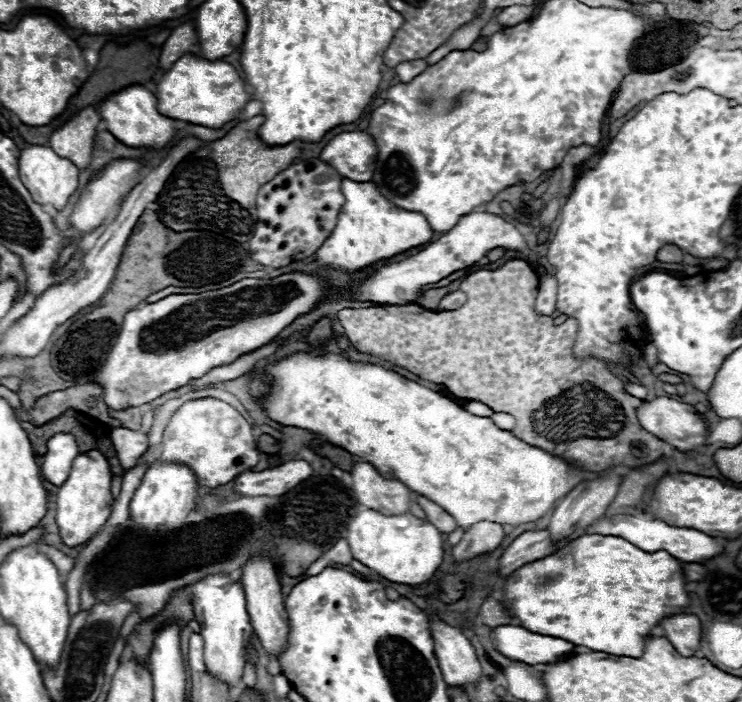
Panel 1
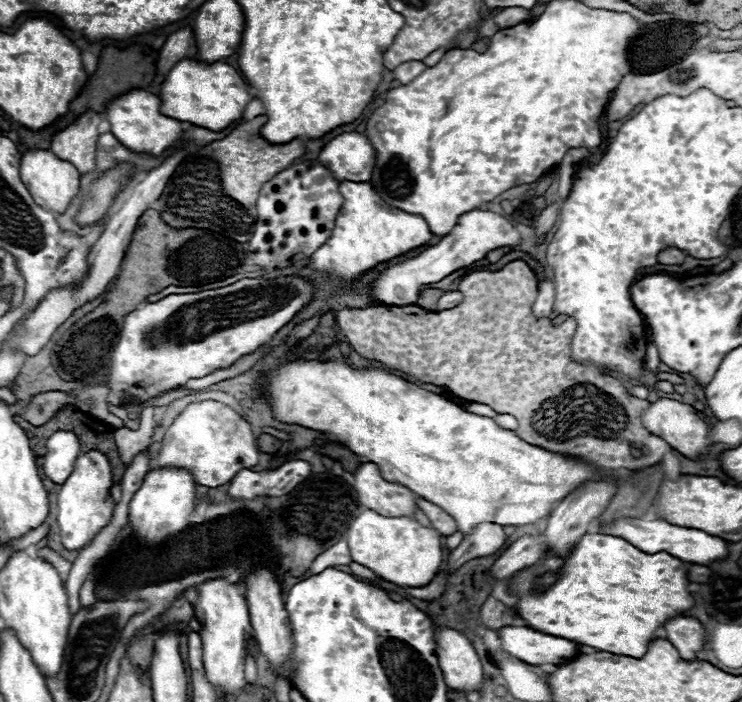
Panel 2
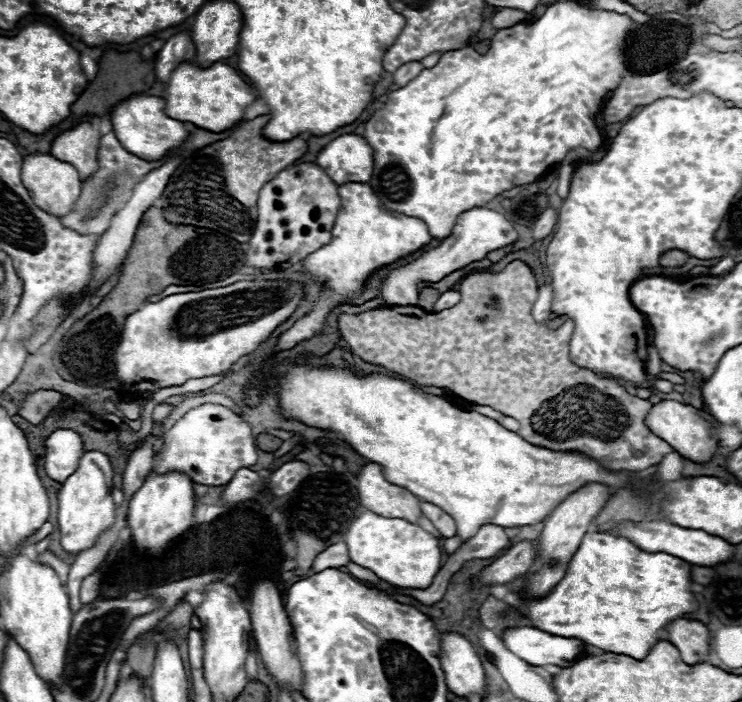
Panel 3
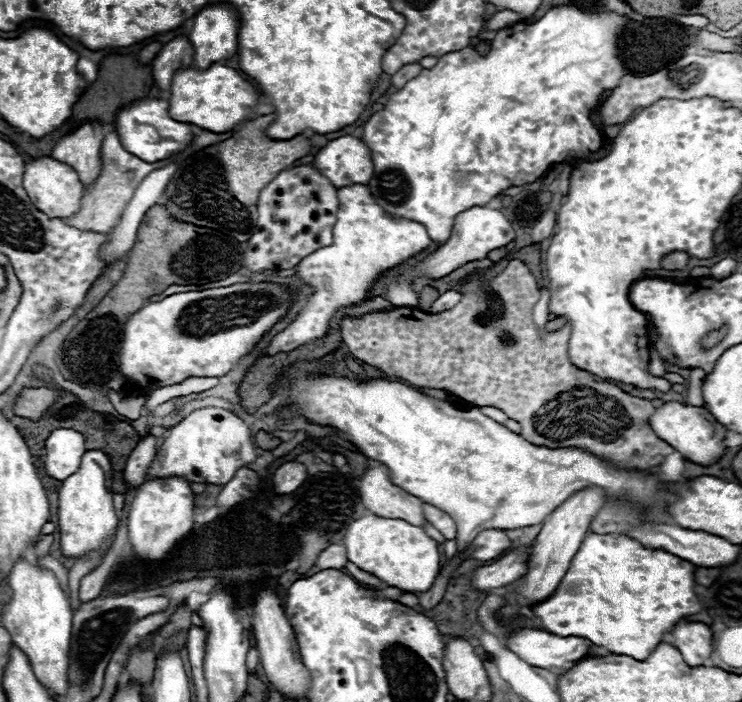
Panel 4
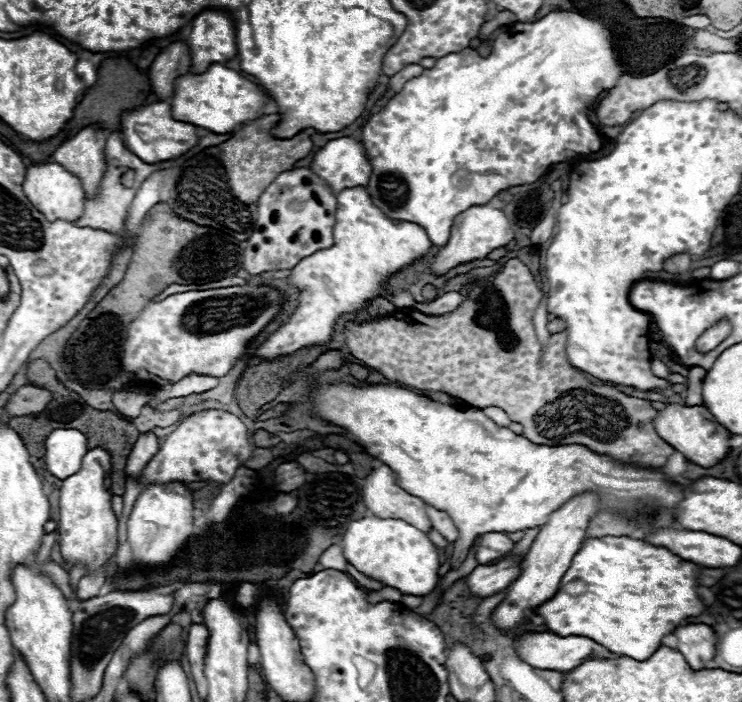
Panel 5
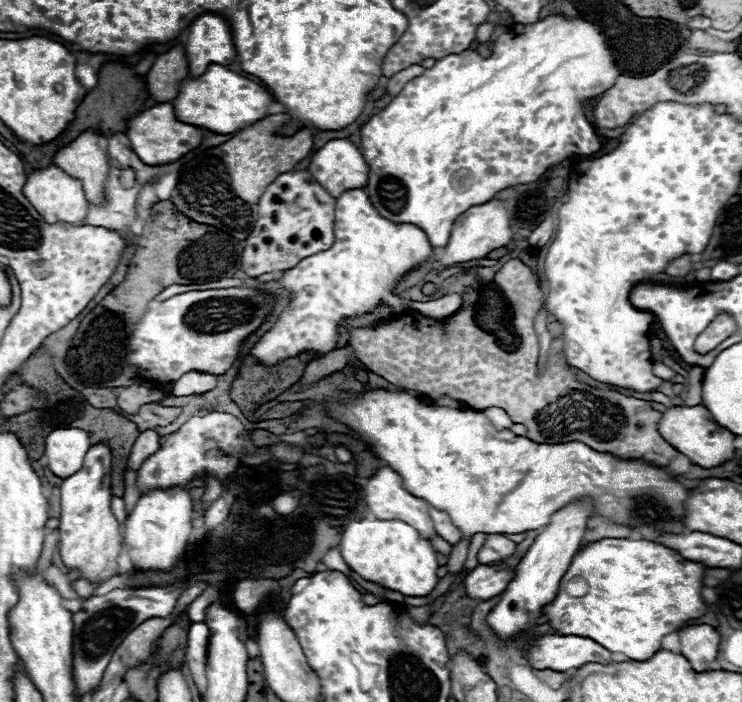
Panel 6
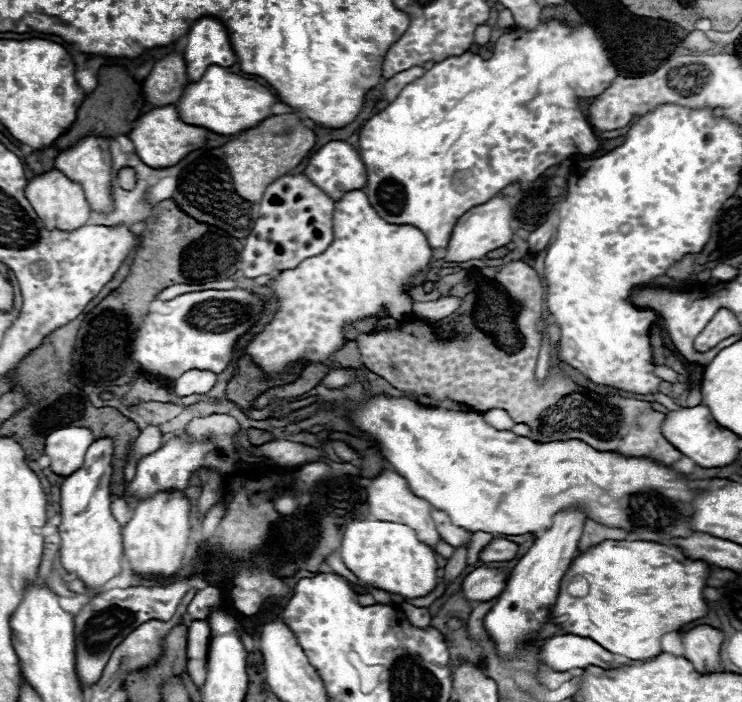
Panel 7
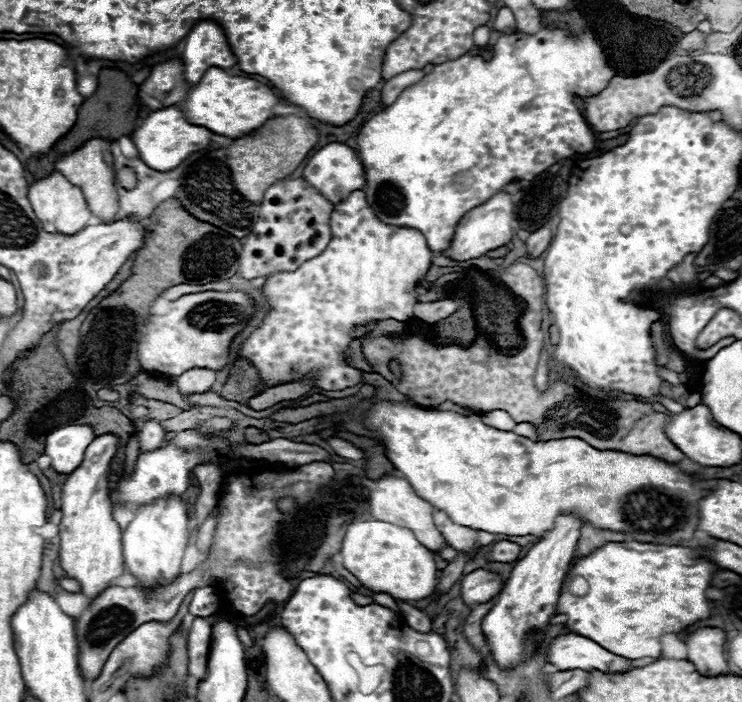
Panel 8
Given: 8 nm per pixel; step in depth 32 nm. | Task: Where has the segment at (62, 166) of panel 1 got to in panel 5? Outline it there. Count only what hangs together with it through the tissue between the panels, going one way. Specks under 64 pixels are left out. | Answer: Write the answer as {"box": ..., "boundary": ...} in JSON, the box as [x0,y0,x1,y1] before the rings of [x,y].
{"box":[24,162,84,222],"boundary":[[[38,162],[38,164],[30,164],[26,168],[26,176],[24,176],[24,194],[28,194],[28,200],[36,206],[36,210],[40,210],[50,222],[52,220],[76,220],[82,210],[84,210],[84,188],[78,180],[78,176],[74,176],[72,172],[68,172],[62,164],[58,162]]]}

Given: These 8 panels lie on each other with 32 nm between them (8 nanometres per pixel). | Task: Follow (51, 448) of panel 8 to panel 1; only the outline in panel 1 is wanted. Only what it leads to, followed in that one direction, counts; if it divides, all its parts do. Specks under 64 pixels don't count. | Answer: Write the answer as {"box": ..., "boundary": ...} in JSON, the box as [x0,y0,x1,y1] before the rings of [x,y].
{"box":[40,434,80,486],"boundary":[[[54,434],[48,440],[48,452],[44,454],[44,462],[40,466],[42,476],[56,486],[64,484],[72,468],[72,458],[76,458],[76,454],[80,452],[72,434]]]}

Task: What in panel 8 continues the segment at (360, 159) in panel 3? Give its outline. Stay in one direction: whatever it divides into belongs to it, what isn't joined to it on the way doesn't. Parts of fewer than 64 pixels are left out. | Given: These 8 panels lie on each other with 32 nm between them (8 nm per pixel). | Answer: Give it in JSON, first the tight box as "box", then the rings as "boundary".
{"box":[302,142,366,204],"boundary":[[[330,142],[320,148],[308,160],[302,176],[332,204],[342,202],[352,190],[362,190],[366,184],[366,172],[358,154],[342,142]]]}

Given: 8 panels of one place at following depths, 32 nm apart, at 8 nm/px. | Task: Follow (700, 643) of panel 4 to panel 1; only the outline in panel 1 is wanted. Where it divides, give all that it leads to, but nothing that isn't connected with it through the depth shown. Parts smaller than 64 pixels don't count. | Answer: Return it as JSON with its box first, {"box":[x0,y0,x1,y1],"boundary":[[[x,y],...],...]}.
{"box":[660,614,702,656],"boundary":[[[674,614],[666,616],[660,626],[666,632],[668,642],[682,656],[694,656],[694,650],[700,646],[702,626],[696,614]]]}

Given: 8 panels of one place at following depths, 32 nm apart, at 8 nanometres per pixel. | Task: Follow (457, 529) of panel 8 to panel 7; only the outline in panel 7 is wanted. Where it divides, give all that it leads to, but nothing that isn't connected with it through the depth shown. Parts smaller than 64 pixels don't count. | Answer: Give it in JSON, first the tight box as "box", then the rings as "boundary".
{"box":[432,508,472,548],"boundary":[[[432,508],[432,520],[436,522],[438,534],[440,534],[450,546],[456,548],[456,546],[460,546],[460,544],[470,544],[472,534],[468,534],[466,530],[460,530],[458,526],[454,526],[454,524],[450,522],[450,518],[448,518],[446,512]]]}

